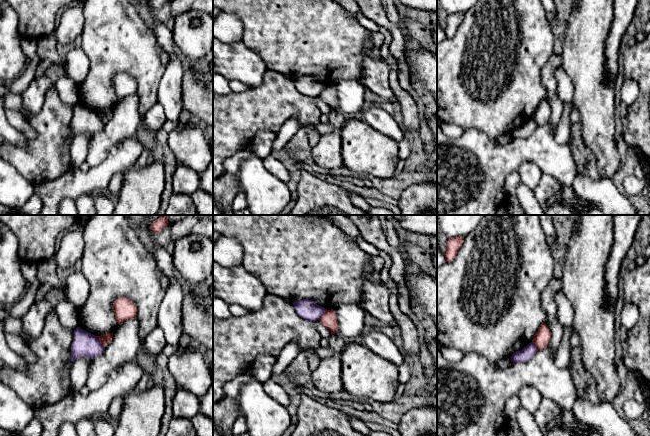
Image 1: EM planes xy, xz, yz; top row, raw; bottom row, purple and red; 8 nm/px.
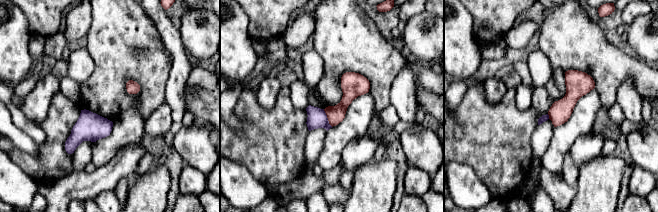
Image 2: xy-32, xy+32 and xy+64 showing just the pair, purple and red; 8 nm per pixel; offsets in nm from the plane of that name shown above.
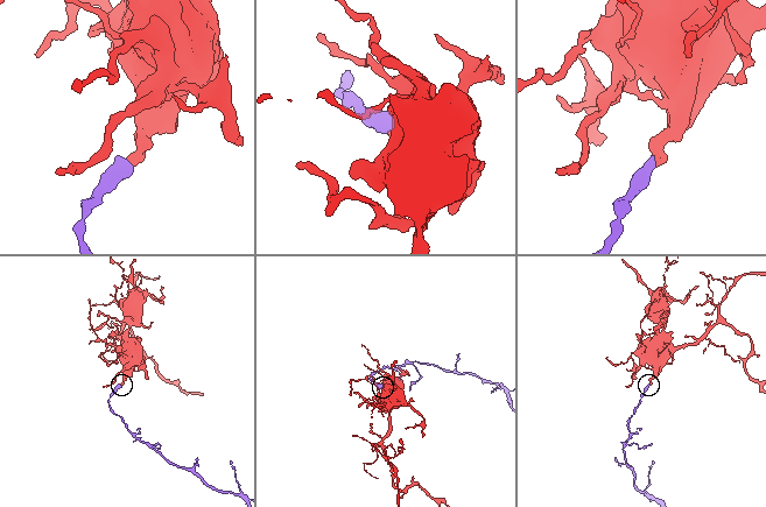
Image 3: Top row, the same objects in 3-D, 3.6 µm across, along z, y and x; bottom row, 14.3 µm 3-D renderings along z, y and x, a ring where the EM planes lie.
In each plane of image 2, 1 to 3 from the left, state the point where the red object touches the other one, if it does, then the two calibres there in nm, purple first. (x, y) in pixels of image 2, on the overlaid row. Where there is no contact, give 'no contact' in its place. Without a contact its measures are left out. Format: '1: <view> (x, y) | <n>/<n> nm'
1: no contact
2: xy+32 (327, 118) | 160/140 nm
3: xy+64 (548, 116) | 50/170 nm

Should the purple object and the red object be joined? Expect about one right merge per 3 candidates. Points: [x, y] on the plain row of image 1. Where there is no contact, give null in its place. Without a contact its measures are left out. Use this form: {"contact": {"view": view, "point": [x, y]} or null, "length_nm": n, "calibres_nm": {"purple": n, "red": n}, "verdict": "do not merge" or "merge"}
{"contact": {"view": "xy", "point": [100, 118]}, "length_nm": 120, "calibres_nm": {"purple": 200, "red": 90}, "verdict": "do not merge"}

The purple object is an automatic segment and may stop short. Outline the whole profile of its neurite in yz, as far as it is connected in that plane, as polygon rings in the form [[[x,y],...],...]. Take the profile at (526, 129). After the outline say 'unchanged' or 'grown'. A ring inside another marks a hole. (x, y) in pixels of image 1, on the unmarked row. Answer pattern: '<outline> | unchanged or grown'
[[[533,117],[529,119],[526,123],[522,126],[515,128],[510,134],[513,140],[526,138],[532,134],[532,132],[538,127],[535,123]]] | unchanged

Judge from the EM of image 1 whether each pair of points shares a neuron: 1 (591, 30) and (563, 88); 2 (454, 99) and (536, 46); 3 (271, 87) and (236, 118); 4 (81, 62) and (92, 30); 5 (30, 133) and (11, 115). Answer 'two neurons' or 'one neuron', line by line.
1: two neurons
2: one neuron
3: one neuron
4: two neurons
5: one neuron

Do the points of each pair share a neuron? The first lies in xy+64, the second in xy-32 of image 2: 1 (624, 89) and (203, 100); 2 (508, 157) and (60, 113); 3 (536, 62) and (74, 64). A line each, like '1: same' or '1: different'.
1: different
2: same
3: same

